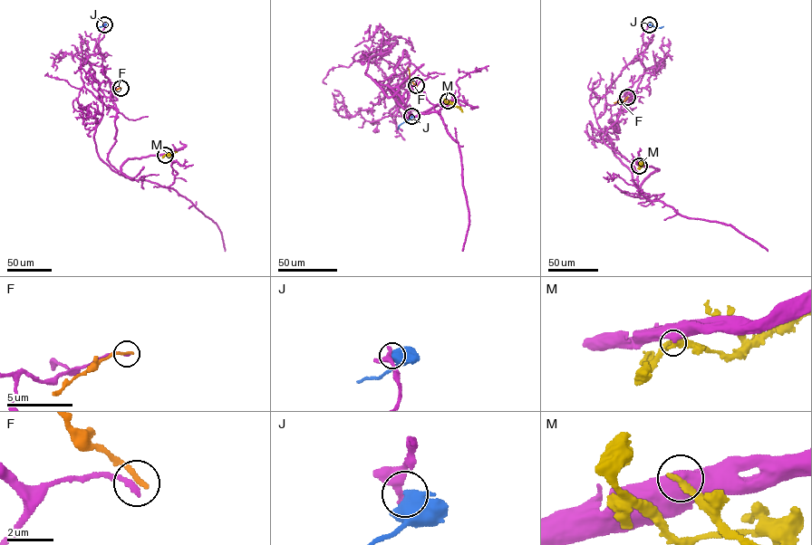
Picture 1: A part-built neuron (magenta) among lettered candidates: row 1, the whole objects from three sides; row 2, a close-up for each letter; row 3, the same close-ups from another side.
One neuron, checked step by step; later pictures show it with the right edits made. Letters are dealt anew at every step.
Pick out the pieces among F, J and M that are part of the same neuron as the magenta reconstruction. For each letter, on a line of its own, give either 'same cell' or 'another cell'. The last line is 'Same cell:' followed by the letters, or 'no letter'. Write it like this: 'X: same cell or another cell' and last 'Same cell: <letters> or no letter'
F: another cell
J: another cell
M: another cell
Same cell: no letter

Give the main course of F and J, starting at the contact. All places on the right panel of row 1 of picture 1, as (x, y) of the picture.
F: (627, 97), (624, 100), (613, 102)
J: (649, 24), (663, 26)

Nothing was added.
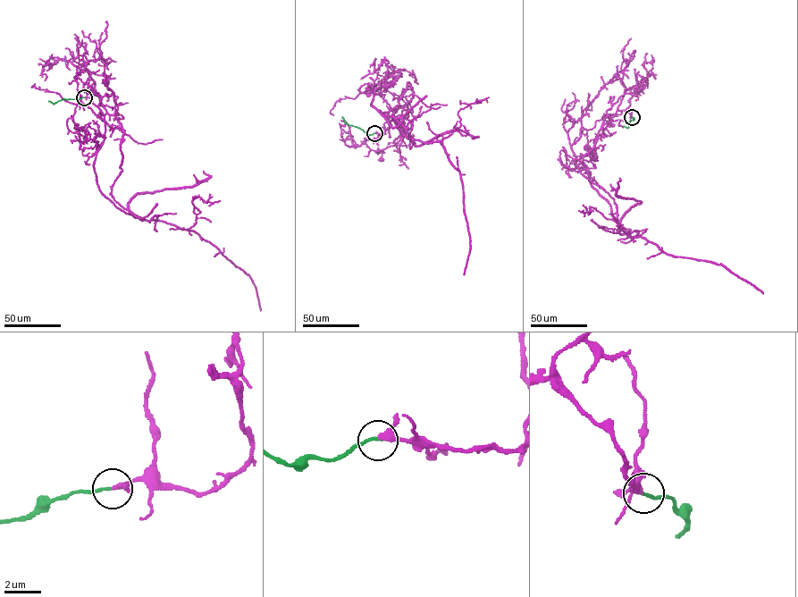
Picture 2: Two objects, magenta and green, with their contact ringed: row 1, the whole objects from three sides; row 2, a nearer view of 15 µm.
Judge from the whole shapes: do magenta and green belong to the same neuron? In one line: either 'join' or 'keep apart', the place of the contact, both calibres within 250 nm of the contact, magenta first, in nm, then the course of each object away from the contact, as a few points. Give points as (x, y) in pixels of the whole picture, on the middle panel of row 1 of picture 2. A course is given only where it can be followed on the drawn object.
join | (374, 133) | 240/150 nm | magenta via (374, 133), (408, 82), (380, 113), (403, 120), (371, 104), (399, 75), (380, 93), (415, 146) | green via (374, 133), (369, 135), (347, 124), (342, 117)

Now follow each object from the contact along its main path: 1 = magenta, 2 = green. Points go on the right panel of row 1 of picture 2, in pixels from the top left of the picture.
1: (632, 117), (617, 108), (578, 166), (613, 199), (621, 234), (571, 146), (583, 111), (622, 78), (631, 38)
2: (632, 117), (634, 119), (629, 121), (628, 127), (623, 126)

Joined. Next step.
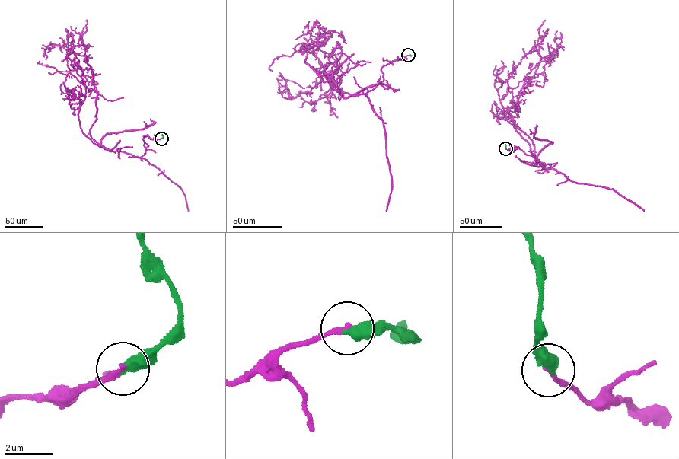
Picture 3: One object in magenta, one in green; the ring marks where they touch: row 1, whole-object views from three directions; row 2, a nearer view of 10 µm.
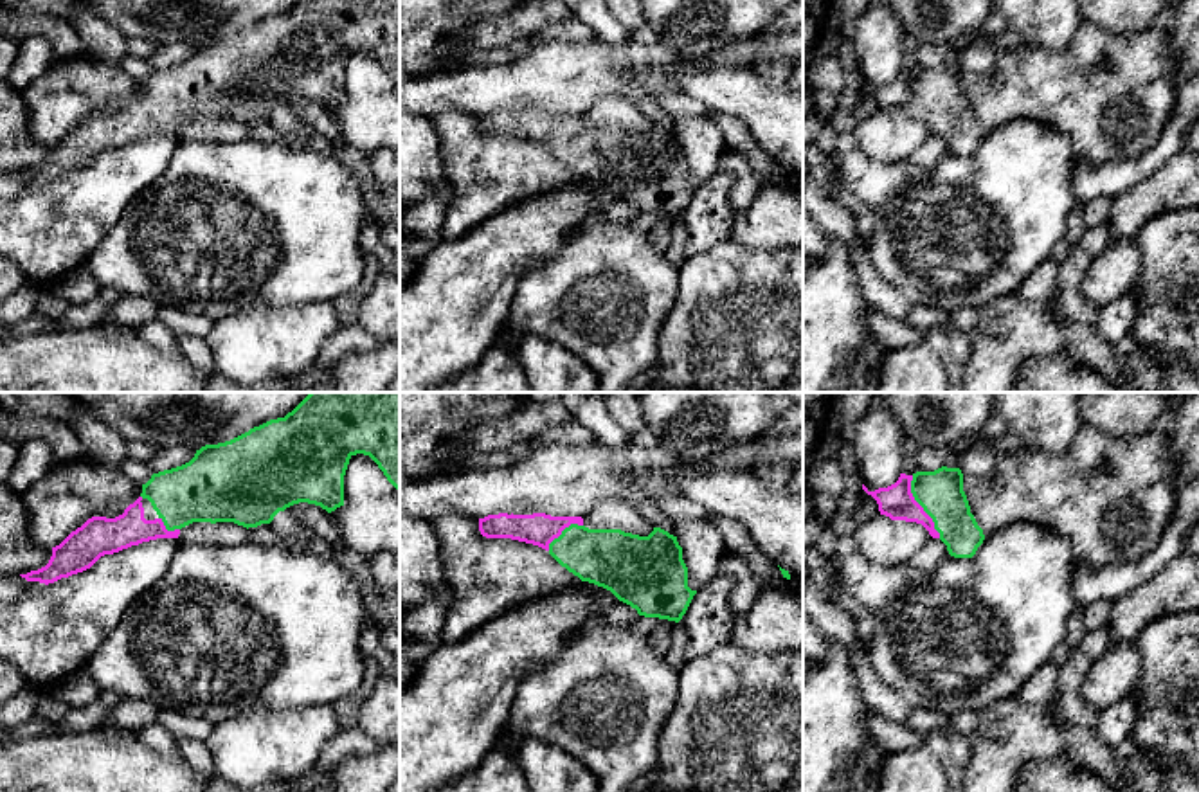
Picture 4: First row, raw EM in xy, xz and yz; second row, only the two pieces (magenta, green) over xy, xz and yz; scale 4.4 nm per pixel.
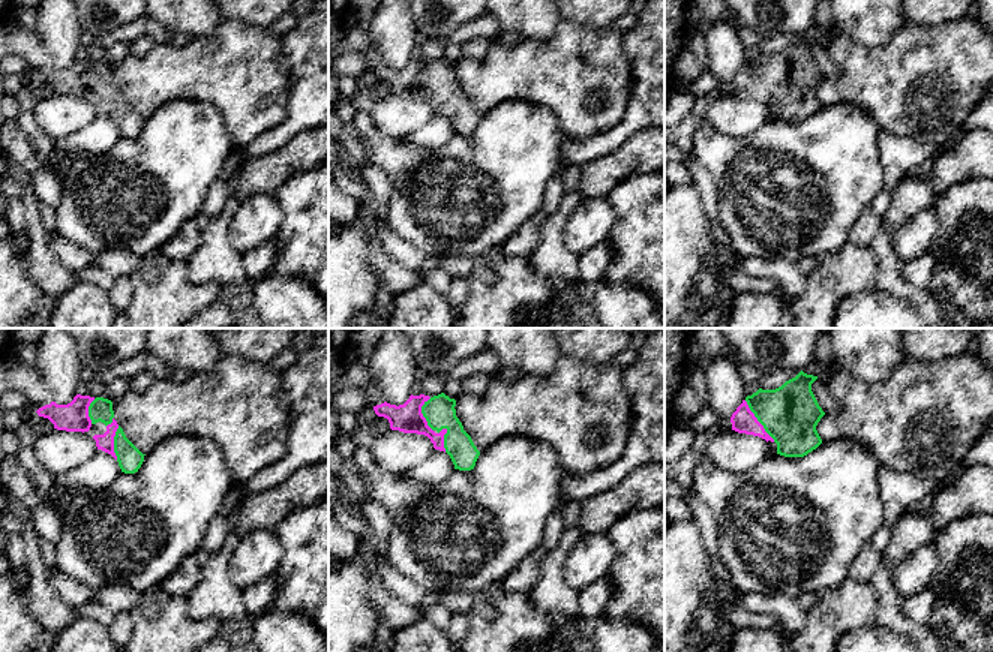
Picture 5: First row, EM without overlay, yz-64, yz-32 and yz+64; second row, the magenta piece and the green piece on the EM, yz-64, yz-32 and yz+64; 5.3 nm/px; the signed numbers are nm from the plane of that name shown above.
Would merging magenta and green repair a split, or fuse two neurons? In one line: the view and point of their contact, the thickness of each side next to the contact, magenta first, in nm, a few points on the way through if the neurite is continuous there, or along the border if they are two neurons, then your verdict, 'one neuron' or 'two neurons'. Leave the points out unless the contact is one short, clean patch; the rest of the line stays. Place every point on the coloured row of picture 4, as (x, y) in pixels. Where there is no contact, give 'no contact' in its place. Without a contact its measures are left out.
yz (920, 506) | 150/200 nm | one neuron

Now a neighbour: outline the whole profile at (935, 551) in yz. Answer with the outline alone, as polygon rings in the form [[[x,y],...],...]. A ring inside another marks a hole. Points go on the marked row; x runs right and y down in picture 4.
[[[929,538],[924,549],[907,562],[909,567],[934,572],[949,556],[947,545],[940,538]]]

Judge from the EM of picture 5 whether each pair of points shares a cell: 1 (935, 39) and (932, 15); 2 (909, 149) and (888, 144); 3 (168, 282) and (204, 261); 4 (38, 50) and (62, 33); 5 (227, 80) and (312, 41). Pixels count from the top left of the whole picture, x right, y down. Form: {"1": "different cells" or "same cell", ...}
{"1": "different cells", "2": "same cell", "3": "different cells", "4": "different cells", "5": "different cells"}

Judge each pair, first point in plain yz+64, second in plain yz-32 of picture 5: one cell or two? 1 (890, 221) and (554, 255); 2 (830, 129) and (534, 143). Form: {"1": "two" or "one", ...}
{"1": "one", "2": "one"}

